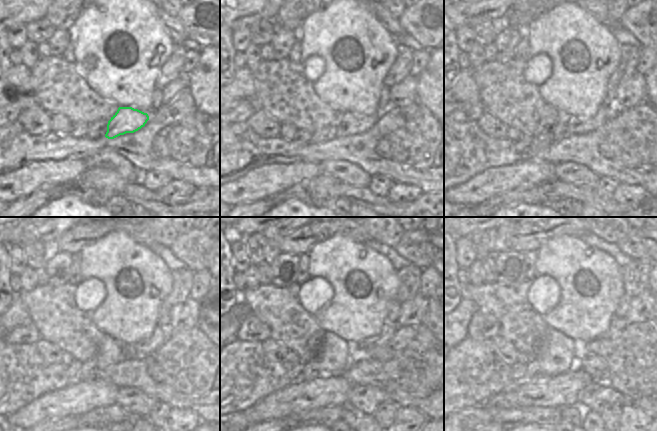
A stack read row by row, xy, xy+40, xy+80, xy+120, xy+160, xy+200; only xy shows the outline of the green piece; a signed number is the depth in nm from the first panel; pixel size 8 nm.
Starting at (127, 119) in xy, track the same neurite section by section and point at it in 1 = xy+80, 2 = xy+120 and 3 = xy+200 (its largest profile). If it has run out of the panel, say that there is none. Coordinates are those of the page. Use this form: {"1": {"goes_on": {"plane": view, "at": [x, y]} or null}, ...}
{"1": {"goes_on": {"plane": "xy+80", "at": [575, 125]}}, "2": {"goes_on": {"plane": "xy+120", "at": [140, 350]}}, "3": {"goes_on": {"plane": "xy+200", "at": [617, 324]}}}

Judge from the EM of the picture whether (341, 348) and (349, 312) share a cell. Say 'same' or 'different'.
different

